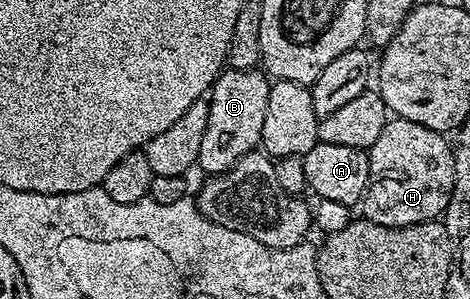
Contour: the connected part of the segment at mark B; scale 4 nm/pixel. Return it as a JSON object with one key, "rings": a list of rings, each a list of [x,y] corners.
{"rings":[[[226,68],[219,74],[208,91],[208,128],[204,128],[204,141],[200,144],[200,156],[196,163],[197,169],[203,170],[203,175],[213,176],[228,172],[244,155],[255,153],[261,147],[271,85],[271,79],[258,68]]]}

